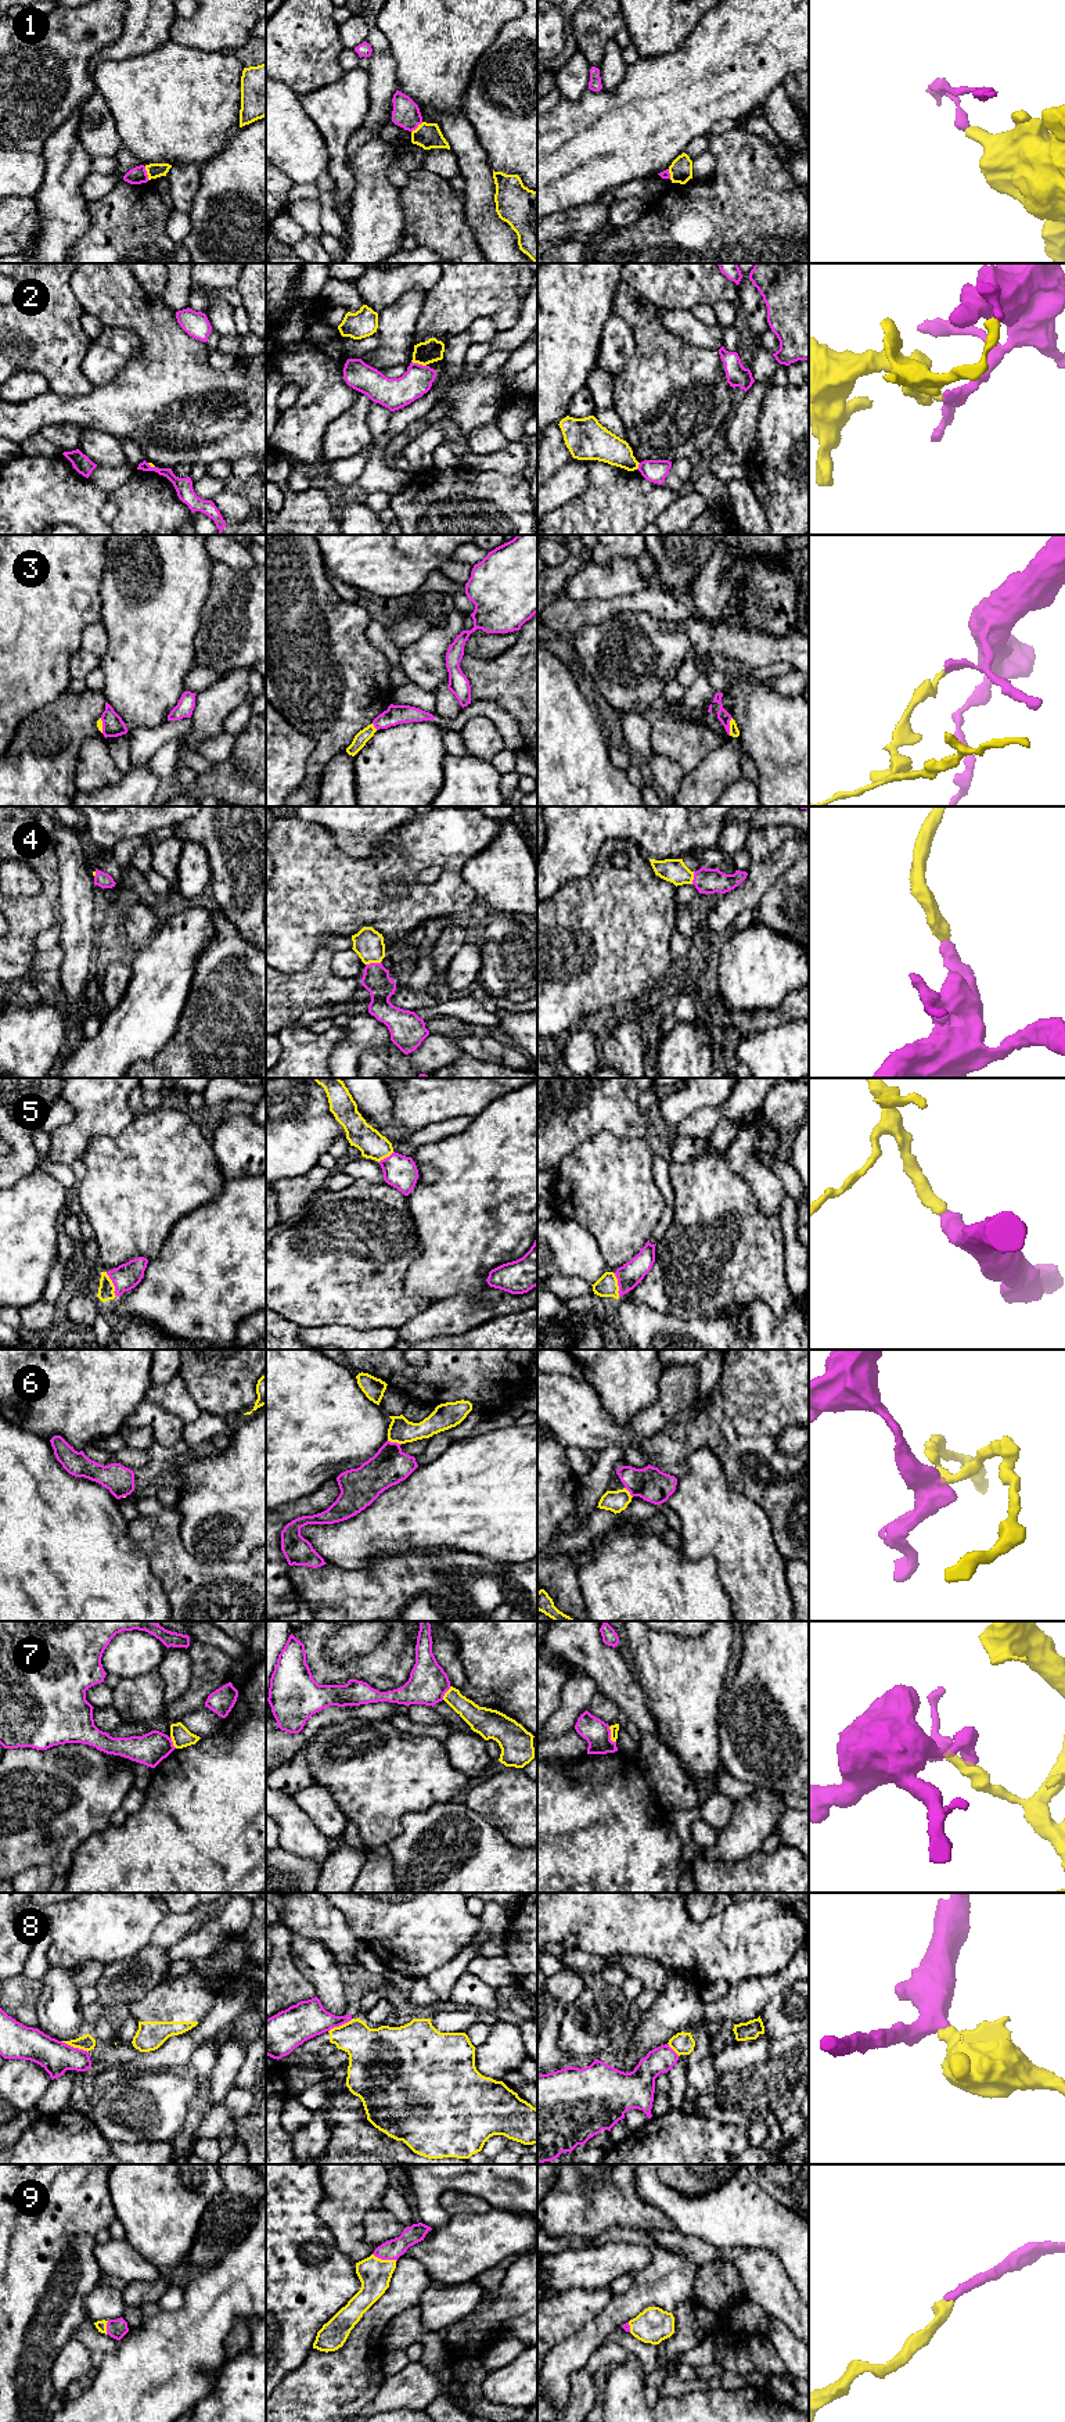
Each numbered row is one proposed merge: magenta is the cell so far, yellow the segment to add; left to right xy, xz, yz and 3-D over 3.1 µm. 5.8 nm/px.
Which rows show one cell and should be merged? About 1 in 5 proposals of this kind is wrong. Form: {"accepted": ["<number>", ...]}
{"accepted": ["4", "5", "9"]}

